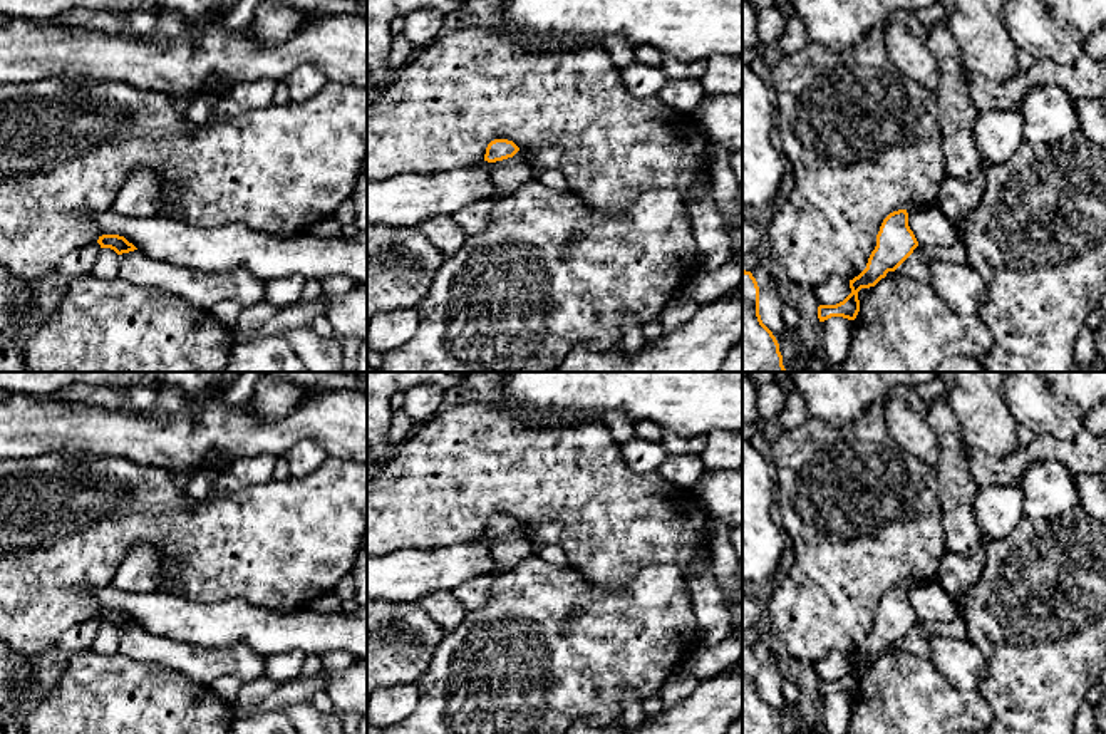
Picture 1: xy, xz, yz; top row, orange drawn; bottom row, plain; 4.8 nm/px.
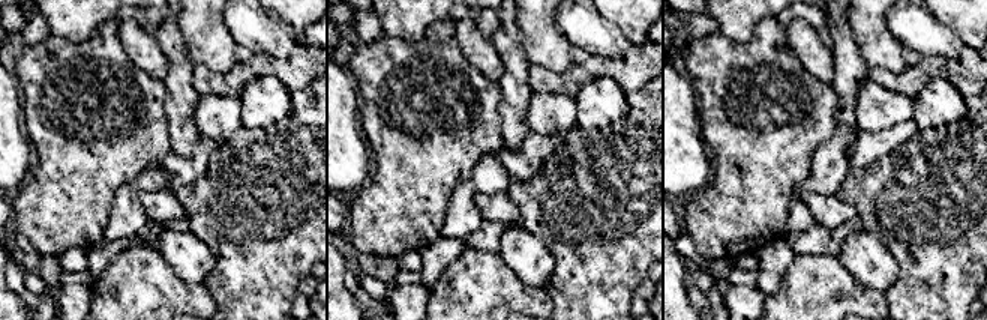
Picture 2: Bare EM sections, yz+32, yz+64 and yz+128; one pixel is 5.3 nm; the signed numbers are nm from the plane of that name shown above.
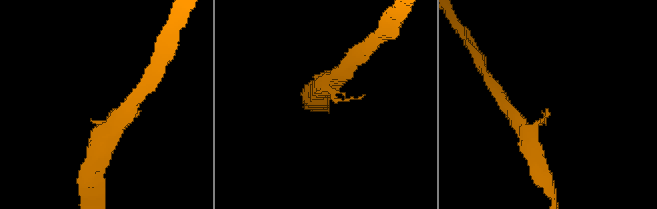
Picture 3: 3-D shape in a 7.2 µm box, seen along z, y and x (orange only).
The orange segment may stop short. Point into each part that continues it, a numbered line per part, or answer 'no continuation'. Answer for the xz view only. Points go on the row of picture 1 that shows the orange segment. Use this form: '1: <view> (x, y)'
1: xz (510, 175)

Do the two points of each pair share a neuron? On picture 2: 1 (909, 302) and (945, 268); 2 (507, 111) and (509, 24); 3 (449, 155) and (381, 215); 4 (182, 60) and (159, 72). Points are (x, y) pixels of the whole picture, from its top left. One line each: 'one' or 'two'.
1: one
2: one
3: one
4: two

